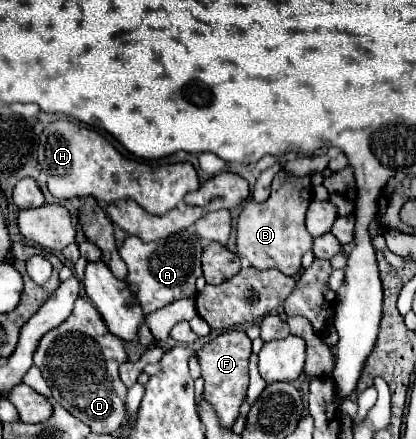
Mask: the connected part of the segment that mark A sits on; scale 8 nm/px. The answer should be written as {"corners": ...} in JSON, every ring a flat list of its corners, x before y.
{"corners":[[183,230,149,244,141,242,137,236,127,236,119,254,129,268,127,284,137,288,137,300,145,314,155,312,179,298,191,298,197,292,195,280,201,276,201,242,193,230]]}

